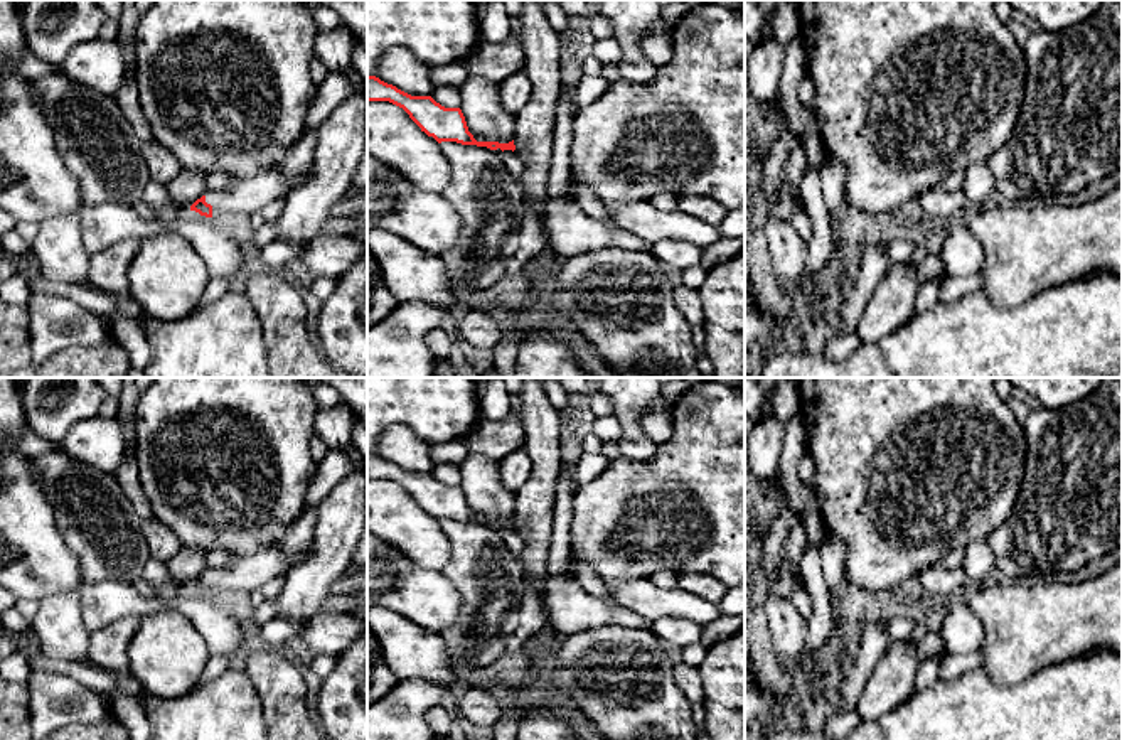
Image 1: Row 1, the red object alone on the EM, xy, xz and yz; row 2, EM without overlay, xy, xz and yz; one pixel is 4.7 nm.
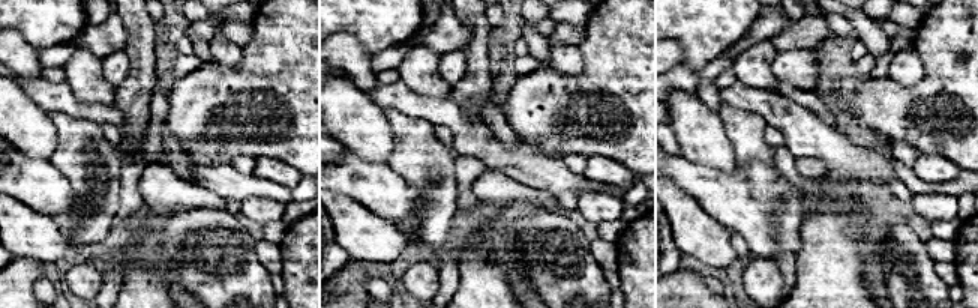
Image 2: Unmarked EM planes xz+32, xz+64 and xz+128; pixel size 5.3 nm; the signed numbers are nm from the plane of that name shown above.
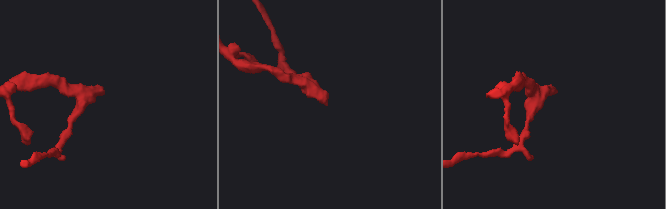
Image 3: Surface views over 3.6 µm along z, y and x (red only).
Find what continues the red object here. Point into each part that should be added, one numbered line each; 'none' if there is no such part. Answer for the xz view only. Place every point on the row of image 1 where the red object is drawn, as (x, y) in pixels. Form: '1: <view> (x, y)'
none

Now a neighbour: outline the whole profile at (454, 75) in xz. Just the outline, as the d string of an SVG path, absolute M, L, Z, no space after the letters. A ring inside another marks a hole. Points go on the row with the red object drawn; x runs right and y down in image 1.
M463 61L436 66L430 69L430 81L433 88L440 88L440 86L460 88L468 76L470 74Z

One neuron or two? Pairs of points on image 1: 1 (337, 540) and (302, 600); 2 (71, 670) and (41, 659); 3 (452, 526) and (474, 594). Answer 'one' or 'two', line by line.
1: one
2: one
3: one

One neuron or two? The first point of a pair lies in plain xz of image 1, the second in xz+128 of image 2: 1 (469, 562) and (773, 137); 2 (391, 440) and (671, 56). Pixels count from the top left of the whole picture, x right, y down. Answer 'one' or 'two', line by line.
1: two
2: one

